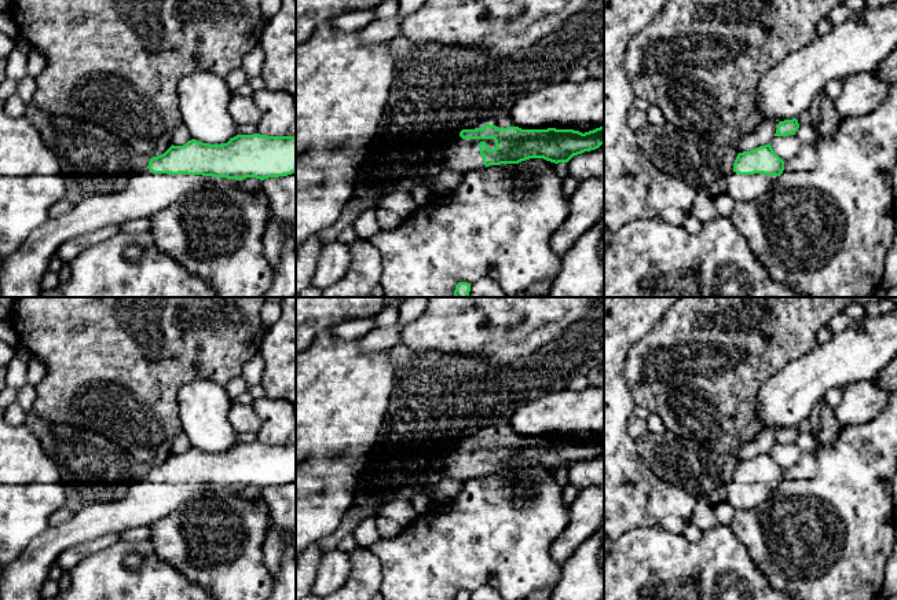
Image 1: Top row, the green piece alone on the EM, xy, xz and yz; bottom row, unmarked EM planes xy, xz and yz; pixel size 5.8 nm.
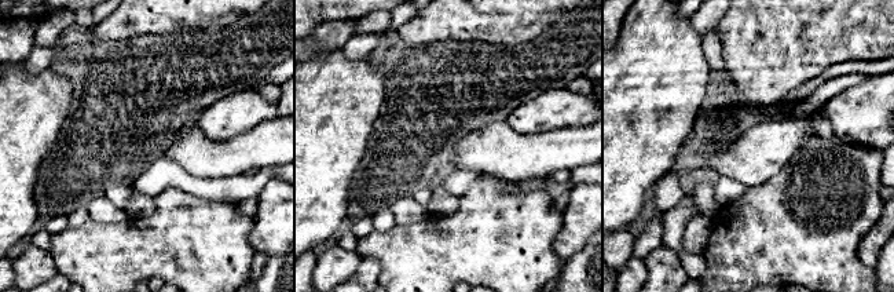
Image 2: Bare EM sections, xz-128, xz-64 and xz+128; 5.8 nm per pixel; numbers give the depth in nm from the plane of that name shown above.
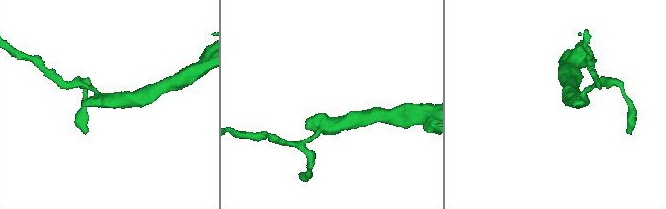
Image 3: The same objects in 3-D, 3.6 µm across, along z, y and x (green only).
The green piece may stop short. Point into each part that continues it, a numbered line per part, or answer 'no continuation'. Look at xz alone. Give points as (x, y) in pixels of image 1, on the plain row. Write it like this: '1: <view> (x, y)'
1: xz (460, 464)

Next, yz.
1: yz (742, 496)

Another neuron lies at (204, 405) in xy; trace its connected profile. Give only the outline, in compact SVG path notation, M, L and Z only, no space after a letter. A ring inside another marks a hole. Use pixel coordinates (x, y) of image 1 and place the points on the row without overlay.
M195 380L177 394L182 431L193 447L220 453L237 444L237 429L228 421L233 406L226 388L212 380Z

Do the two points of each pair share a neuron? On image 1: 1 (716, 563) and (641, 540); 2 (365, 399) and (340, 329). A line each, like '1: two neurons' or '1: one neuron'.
1: one neuron
2: two neurons

